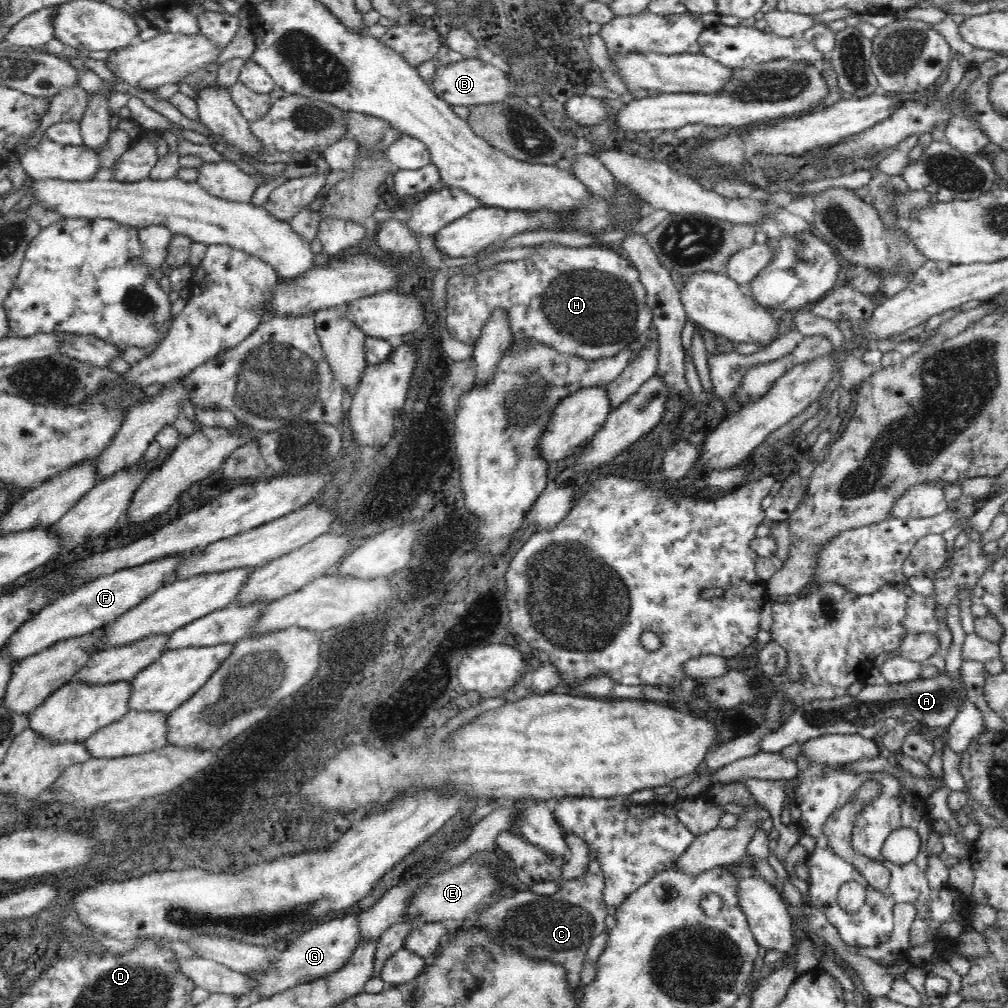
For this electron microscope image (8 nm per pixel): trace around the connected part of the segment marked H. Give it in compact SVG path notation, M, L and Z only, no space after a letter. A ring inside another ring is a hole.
M558 244L536 246L532 257L517 261L500 262L484 268L478 274L452 276L448 282L446 328L456 340L474 345L494 309L508 311L512 343L526 339L538 341L565 355L578 355L587 361L617 355L634 341L644 337L653 324L653 314L647 303L647 290L639 270L627 255L618 249L568 248Z

